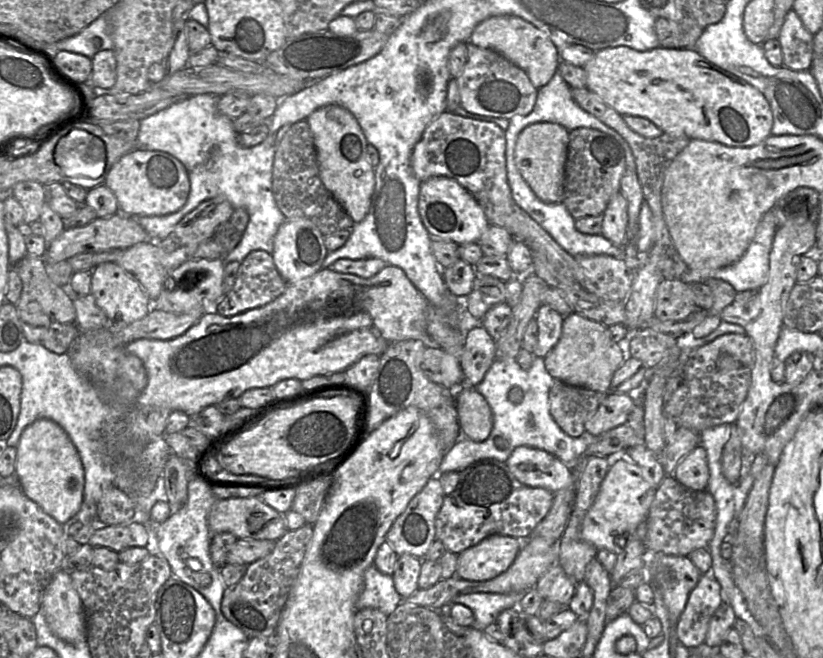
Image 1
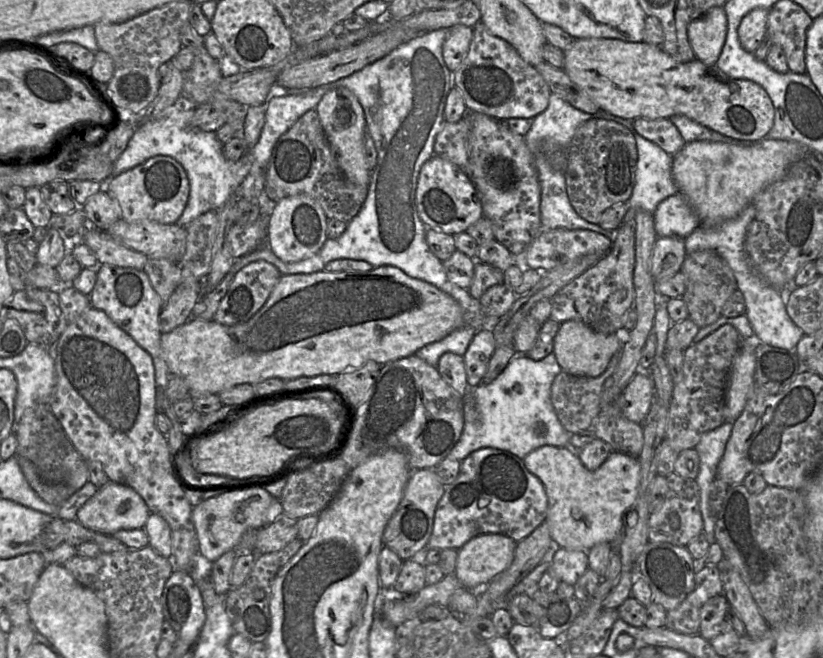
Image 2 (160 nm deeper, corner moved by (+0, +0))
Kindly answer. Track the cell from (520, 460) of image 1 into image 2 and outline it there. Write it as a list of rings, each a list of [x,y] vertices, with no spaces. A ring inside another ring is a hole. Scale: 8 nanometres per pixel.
[[[542,446],[522,459],[527,470],[544,486],[547,496],[548,524],[553,545],[567,550],[590,550],[593,546],[607,542],[617,545],[622,532],[622,517],[638,498],[641,466],[638,458],[613,451],[605,462],[594,471],[584,467],[578,453],[571,447]]]

